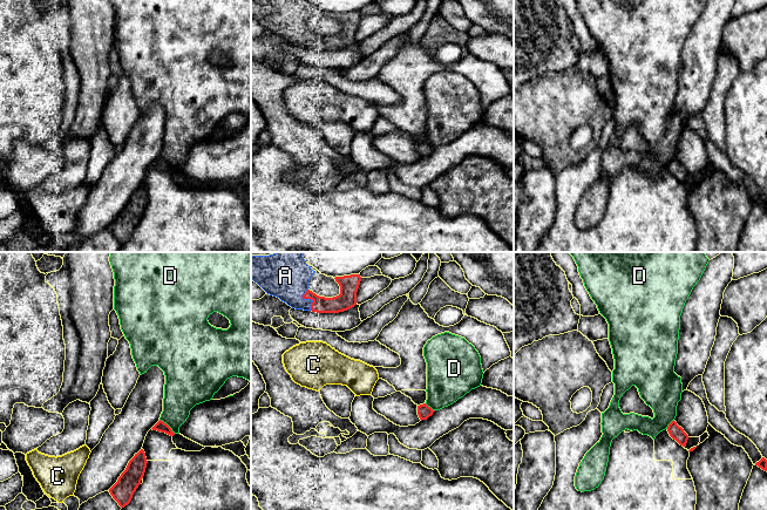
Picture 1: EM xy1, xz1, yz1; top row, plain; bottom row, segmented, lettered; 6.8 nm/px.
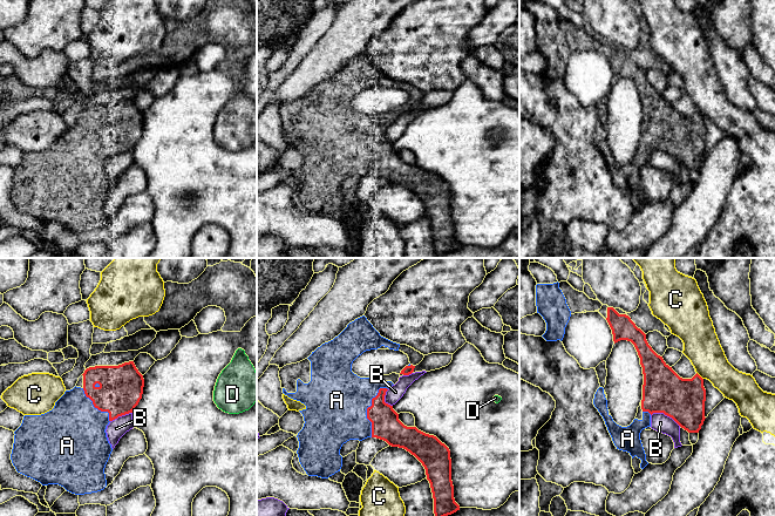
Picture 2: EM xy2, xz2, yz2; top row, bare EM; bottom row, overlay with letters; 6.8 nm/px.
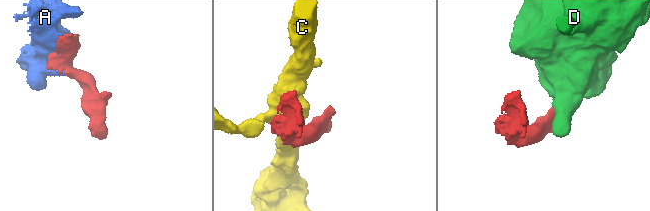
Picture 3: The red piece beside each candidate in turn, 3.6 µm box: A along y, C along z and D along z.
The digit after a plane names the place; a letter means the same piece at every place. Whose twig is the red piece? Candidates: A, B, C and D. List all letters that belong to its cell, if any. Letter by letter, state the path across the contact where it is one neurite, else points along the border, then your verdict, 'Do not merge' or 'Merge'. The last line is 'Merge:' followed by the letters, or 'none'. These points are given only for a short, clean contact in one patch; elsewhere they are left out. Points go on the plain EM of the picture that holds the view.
A: Merge
B: Do not merge
C: Do not merge
D: Boundary: xy1 (160, 156), (175, 170). Do not merge
Merge: A

